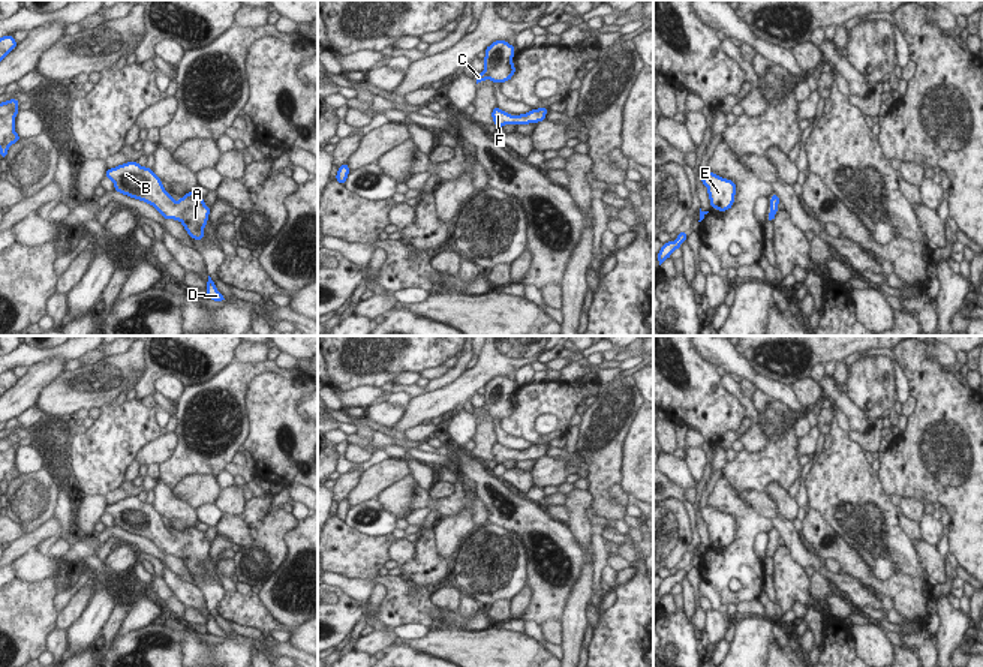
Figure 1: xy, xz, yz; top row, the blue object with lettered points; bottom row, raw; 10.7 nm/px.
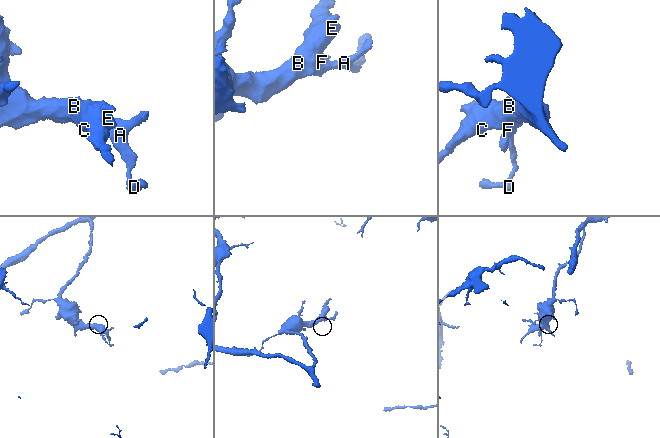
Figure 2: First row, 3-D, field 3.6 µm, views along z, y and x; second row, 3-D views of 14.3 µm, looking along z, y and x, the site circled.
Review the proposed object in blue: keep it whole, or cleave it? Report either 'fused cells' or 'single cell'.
single cell

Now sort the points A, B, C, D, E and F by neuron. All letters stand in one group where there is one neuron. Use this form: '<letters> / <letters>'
A B C D E F

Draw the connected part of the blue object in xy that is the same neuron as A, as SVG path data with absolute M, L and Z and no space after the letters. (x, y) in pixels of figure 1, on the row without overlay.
M136 496L106 505L105 513L114 519L114 526L153 541L163 555L180 556L190 574L205 573L210 543L195 528L187 528L175 537L153 505L141 502Z

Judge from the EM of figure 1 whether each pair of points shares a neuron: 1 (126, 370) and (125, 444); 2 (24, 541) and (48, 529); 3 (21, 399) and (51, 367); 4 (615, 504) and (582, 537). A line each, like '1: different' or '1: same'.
1: different
2: same
3: same
4: different

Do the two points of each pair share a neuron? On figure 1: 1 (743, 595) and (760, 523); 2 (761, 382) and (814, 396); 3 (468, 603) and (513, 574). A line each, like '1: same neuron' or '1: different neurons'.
1: same neuron
2: different neurons
3: different neurons

